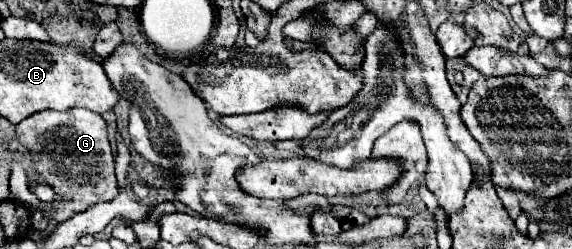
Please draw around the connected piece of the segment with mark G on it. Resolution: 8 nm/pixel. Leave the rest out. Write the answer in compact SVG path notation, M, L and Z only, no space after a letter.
M70 108L66 112L42 110L16 124L16 138L30 150L36 174L56 192L56 200L50 204L52 222L66 222L74 214L92 208L92 204L108 202L118 196L114 156L106 134L106 122L100 114L88 108Z

